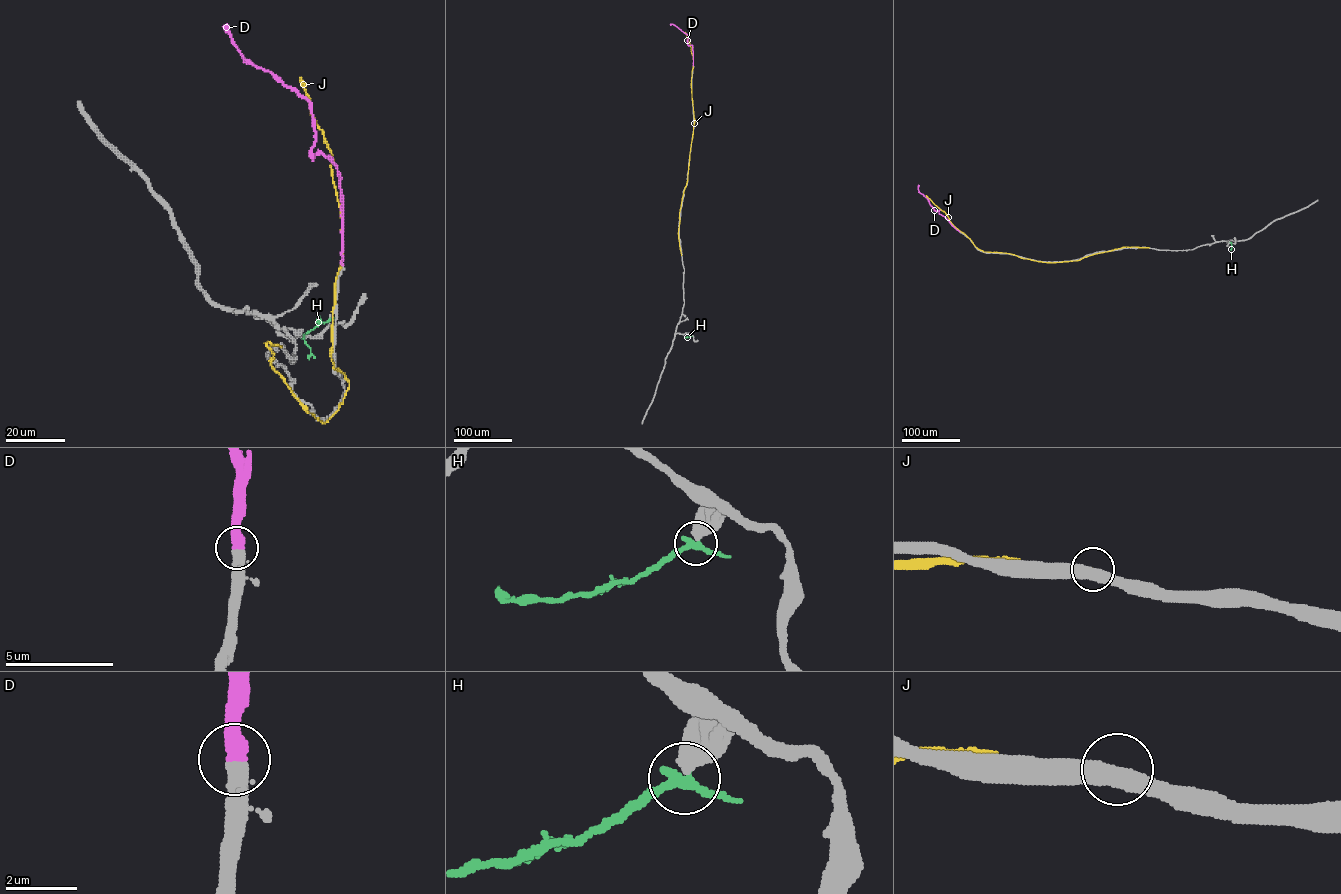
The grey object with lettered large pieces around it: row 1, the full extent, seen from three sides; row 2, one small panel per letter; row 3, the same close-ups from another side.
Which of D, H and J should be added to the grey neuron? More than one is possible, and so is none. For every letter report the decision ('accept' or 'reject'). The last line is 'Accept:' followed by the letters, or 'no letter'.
D: accept
H: reject
J: reject
Accept: D

